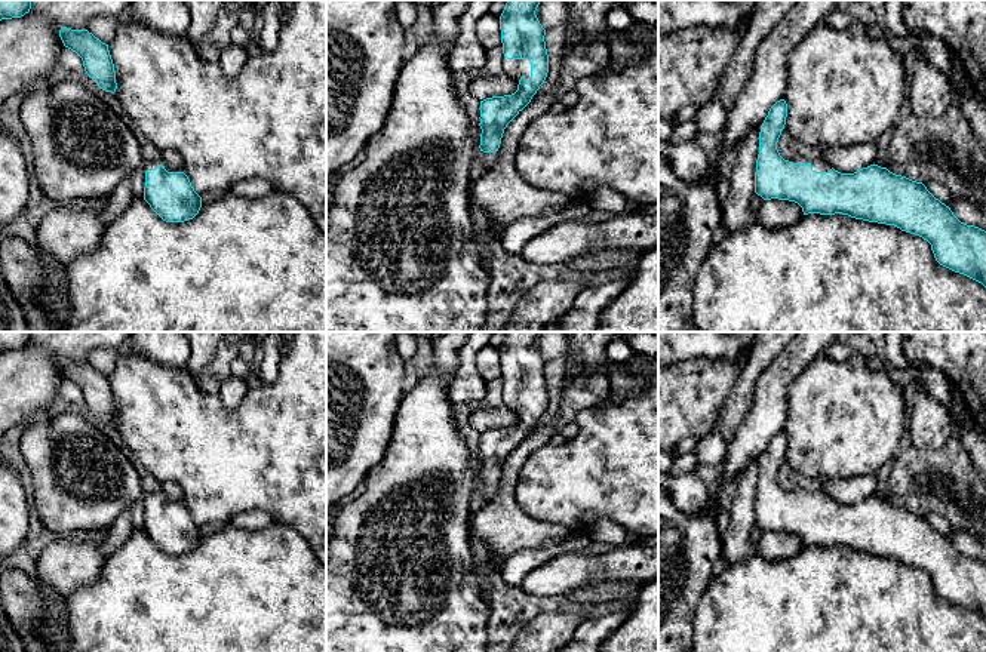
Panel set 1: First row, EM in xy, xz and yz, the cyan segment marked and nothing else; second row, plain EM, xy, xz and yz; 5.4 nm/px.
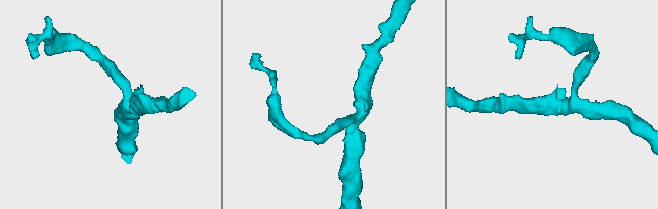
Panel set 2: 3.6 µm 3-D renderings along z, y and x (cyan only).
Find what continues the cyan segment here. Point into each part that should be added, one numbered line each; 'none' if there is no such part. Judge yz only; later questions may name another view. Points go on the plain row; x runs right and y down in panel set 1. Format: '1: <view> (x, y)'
1: yz (817, 497)

